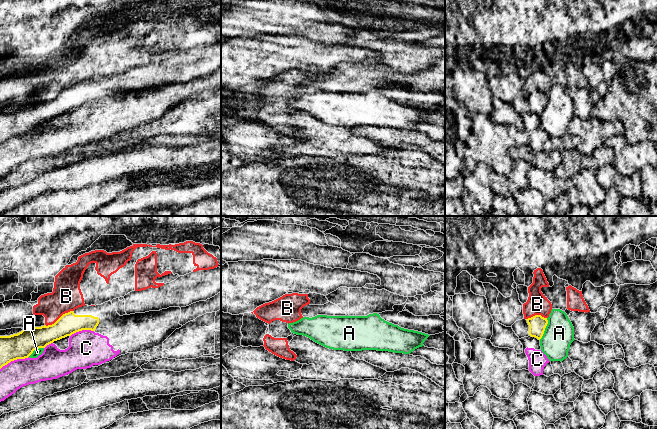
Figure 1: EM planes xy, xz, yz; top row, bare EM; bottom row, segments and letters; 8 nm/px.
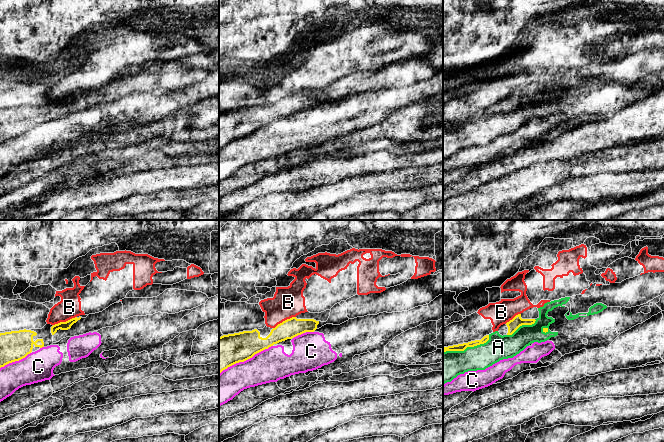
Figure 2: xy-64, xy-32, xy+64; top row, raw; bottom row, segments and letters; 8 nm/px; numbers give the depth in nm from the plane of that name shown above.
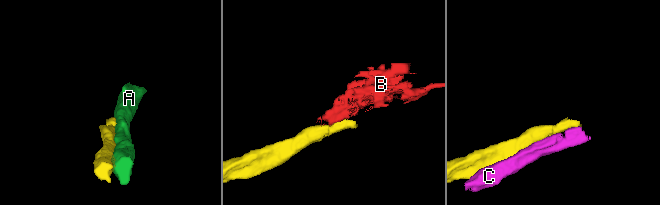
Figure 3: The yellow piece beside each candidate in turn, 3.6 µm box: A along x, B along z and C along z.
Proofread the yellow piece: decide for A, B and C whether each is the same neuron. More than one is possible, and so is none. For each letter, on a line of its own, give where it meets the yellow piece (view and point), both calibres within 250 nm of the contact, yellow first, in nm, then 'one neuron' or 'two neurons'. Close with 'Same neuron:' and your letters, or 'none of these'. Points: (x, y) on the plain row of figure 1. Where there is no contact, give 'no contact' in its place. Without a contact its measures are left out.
A: yz (544, 105) | 140/240 nm | two neurons
B: xy (59, 94) | 180/240 nm | two neurons
C: xy (14, 135) | 200/220 nm | two neurons
Same neuron: none of these

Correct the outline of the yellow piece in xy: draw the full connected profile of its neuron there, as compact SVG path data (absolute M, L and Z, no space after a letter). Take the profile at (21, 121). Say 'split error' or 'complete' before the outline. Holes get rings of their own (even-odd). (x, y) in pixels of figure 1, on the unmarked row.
complete; M63 90L54 100L29 103L17 110L0 112L0 145L17 135L28 134L34 126L82 107L95 107L99 94L92 91Z

